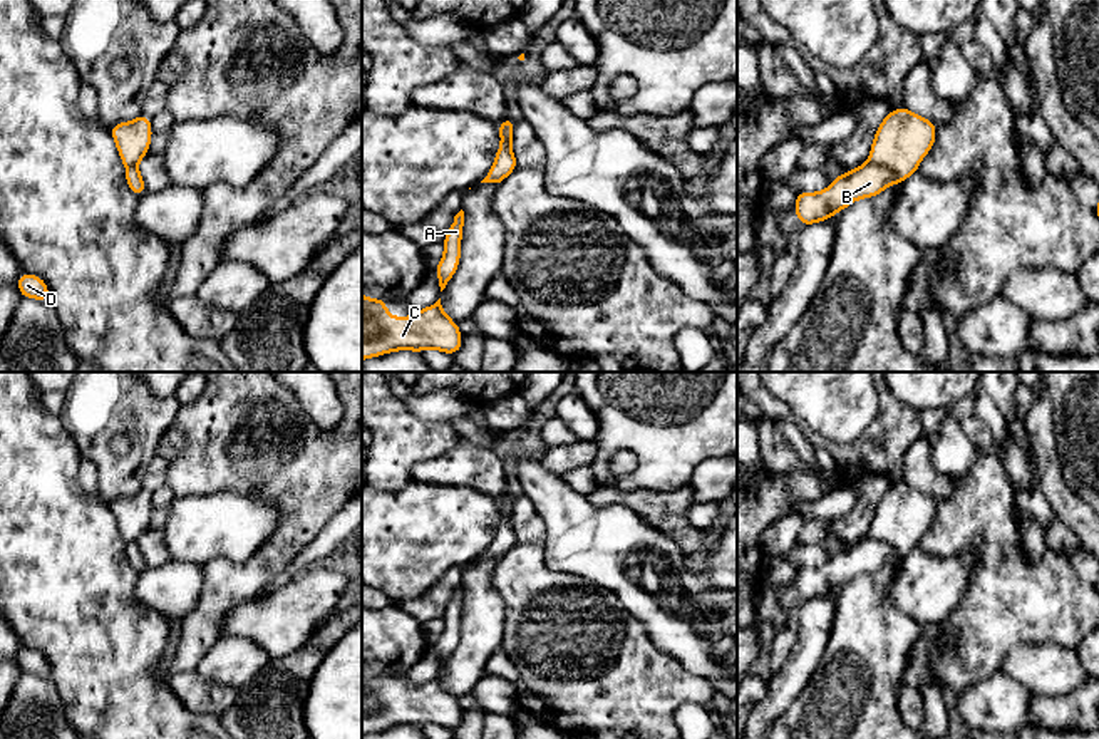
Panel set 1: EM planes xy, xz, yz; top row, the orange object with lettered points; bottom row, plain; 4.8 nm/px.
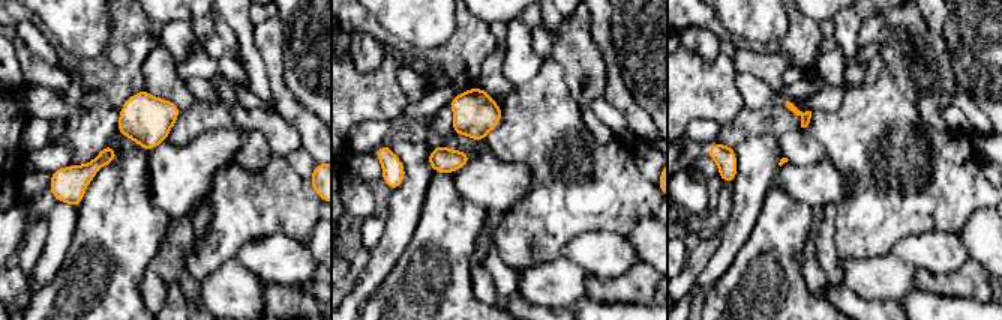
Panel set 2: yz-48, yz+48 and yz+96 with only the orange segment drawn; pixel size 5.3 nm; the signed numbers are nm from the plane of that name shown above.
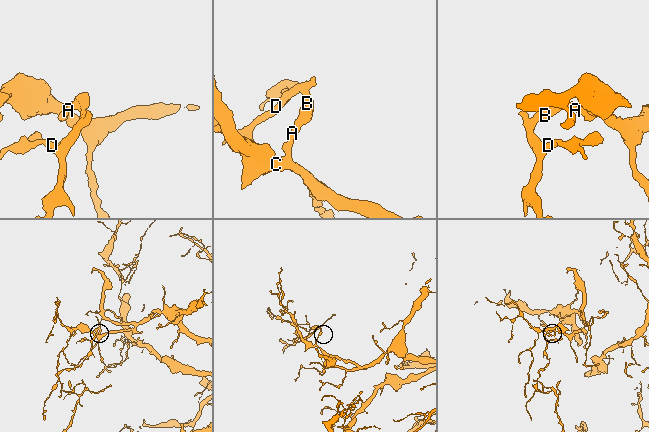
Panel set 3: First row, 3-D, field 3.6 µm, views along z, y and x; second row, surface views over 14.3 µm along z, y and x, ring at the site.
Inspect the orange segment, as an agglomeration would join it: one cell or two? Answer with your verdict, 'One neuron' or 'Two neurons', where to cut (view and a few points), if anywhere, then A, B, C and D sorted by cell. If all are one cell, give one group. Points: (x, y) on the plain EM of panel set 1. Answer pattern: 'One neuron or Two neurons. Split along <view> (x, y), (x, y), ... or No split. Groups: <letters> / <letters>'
Two neurons. Split along yz (868, 537), (888, 543), (900, 557). Groups: A C / B D

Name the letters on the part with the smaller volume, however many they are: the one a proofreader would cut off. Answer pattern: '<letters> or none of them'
B, D

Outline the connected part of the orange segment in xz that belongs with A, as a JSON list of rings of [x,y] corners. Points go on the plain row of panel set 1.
[[[461,585],[454,592],[454,597],[447,605],[447,610],[442,617],[444,632],[434,645],[439,655],[441,667],[446,664],[447,657],[454,652],[454,649],[459,643],[462,602],[464,602],[464,587]]]

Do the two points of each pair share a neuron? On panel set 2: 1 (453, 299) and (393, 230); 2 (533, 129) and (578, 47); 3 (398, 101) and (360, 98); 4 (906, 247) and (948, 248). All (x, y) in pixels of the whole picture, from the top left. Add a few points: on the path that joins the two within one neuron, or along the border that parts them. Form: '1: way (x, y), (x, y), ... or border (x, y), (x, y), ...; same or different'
1: border (420, 214), (410, 244), (387, 277); different
2: border (549, 56), (561, 68), (564, 83), (578, 105); different
3: way (389, 101), (369, 98); same
4: way (917, 248), (938, 248); same

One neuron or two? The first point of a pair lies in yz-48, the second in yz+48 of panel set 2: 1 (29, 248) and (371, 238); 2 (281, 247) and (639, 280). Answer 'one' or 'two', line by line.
1: one
2: two

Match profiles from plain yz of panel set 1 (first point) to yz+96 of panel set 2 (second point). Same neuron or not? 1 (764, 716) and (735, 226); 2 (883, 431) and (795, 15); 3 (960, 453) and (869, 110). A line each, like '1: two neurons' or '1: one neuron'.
1: one neuron
2: one neuron
3: two neurons

